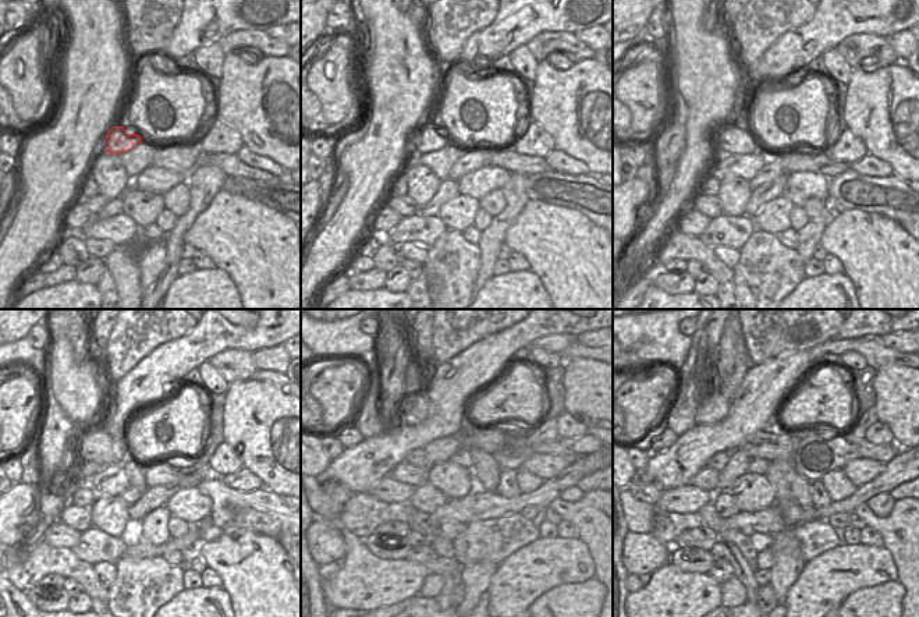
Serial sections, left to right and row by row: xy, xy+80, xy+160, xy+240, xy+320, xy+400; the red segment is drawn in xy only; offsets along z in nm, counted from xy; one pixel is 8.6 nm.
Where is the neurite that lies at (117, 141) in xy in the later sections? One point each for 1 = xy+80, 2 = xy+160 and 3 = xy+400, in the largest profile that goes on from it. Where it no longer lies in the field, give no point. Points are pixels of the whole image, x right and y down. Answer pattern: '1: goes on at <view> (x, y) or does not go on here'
1: goes on at xy+80 (428, 138)
2: goes on at xy+160 (730, 137)
3: goes on at xy+400 (712, 407)

